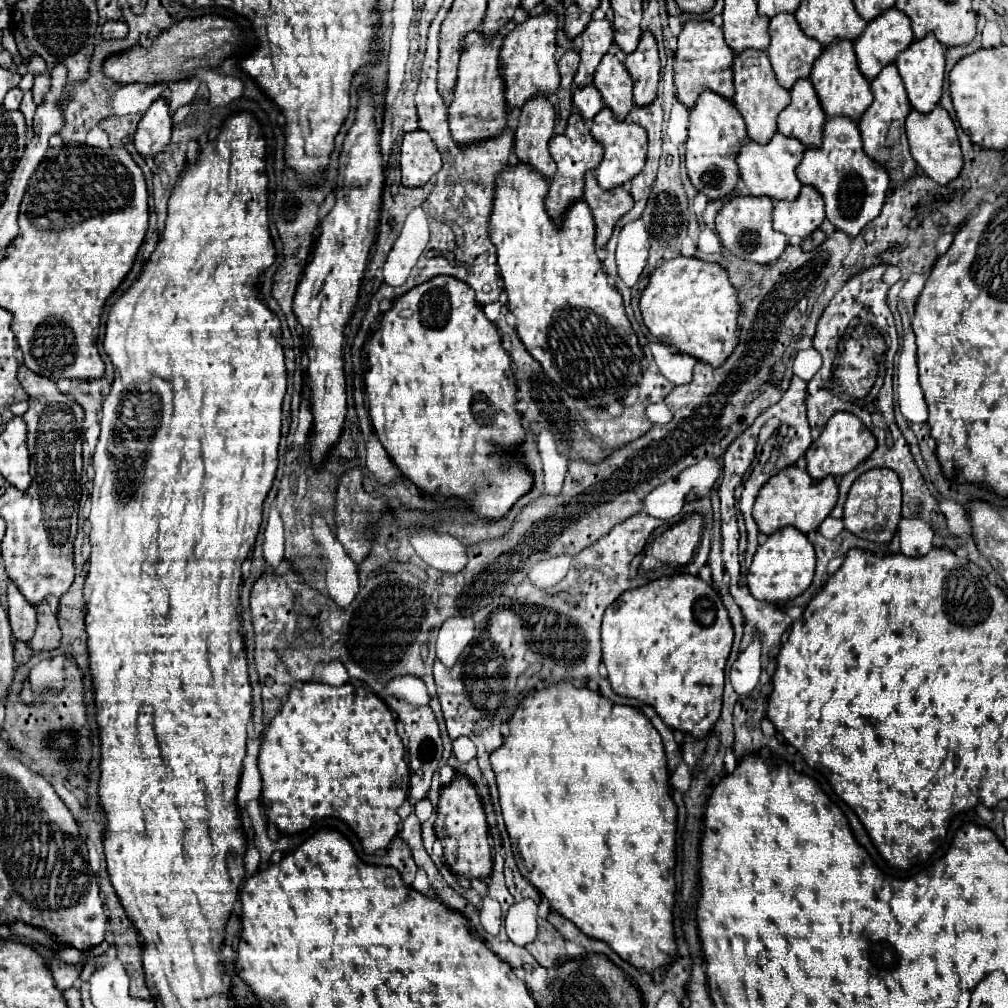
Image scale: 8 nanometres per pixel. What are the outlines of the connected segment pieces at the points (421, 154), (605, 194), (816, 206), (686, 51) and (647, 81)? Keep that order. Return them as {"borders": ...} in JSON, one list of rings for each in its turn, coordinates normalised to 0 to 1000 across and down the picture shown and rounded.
{"borders":[[[[410,129],[400,135],[398,143],[398,181],[412,187],[426,181],[438,167],[438,155],[428,135],[420,129]]],[[[582,171],[578,196],[584,202],[584,206],[588,210],[588,216],[590,216],[590,226],[592,226],[590,242],[594,246],[598,246],[602,242],[602,238],[606,236],[608,224],[612,222],[612,218],[628,206],[626,192],[618,185],[600,188],[592,183],[590,173]]],[[[797,185],[793,190],[793,198],[785,202],[777,202],[777,198],[769,200],[767,208],[767,226],[781,234],[803,234],[818,216],[818,202],[813,190],[805,185]]],[[[684,20],[678,24],[674,34],[674,44],[670,52],[670,87],[672,95],[682,107],[688,107],[691,95],[697,87],[705,87],[717,97],[727,97],[727,58],[729,52],[721,48],[717,40],[717,30],[703,20]]],[[[644,30],[638,32],[632,50],[622,54],[620,65],[622,65],[624,73],[630,79],[630,87],[628,87],[630,103],[632,105],[646,103],[648,97],[652,95],[656,60],[654,60],[652,40],[650,40],[650,36]]]]}

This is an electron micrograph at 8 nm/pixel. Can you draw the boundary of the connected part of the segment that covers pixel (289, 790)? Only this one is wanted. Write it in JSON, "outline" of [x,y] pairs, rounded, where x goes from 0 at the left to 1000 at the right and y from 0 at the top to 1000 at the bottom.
{"outline":[[[303,677],[299,683],[289,683],[287,687],[287,692],[285,696],[281,698],[279,706],[269,714],[263,730],[261,730],[261,738],[259,738],[259,744],[257,744],[257,766],[259,766],[259,772],[261,772],[261,800],[263,800],[263,808],[267,812],[267,815],[271,815],[277,825],[281,827],[293,827],[293,825],[301,825],[309,821],[313,816],[322,812],[334,812],[342,813],[350,825],[358,831],[360,835],[360,843],[362,845],[374,845],[374,843],[382,843],[386,839],[386,835],[394,829],[396,825],[396,808],[394,804],[398,802],[398,798],[402,796],[404,792],[404,786],[406,786],[406,762],[404,762],[404,756],[402,756],[402,740],[398,736],[398,730],[394,728],[394,716],[390,712],[390,706],[384,702],[384,698],[368,685],[364,685],[362,681],[350,681],[348,677],[340,679],[340,681],[326,681],[326,679],[320,679],[320,677]]]}

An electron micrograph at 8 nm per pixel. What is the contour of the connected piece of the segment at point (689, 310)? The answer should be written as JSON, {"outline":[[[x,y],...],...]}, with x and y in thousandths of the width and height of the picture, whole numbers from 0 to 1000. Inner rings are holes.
{"outline":[[[672,254],[650,266],[636,292],[634,304],[640,323],[652,337],[711,365],[731,343],[733,300],[729,300],[729,296],[731,290],[719,266],[688,254]]]}

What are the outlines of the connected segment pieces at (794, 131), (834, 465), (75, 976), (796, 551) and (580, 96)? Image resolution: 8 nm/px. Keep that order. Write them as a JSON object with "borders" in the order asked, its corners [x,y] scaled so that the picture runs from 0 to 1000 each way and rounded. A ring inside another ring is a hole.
{"borders":[[[[803,77],[791,79],[785,87],[785,101],[771,117],[771,127],[779,135],[795,139],[801,147],[813,145],[818,111]]],[[[828,409],[826,415],[818,421],[814,433],[803,442],[799,456],[801,468],[809,476],[816,476],[818,472],[836,472],[844,468],[852,458],[856,458],[870,442],[868,433],[856,423],[856,419],[842,409]]],[[[53,950],[49,958],[51,958],[53,970],[55,970],[55,976],[57,976],[59,982],[66,982],[66,980],[78,976],[80,962],[78,962],[76,958],[72,958],[72,956],[64,956],[64,954],[59,952],[59,950]]],[[[779,522],[765,530],[749,548],[743,569],[741,569],[741,581],[745,589],[755,597],[779,597],[795,587],[799,587],[807,575],[809,565],[809,546],[807,540],[801,536],[797,528],[791,524]]],[[[578,85],[578,87],[570,87],[568,91],[568,103],[574,107],[574,113],[580,119],[588,119],[590,113],[598,107],[598,99],[594,95],[594,91],[590,91],[590,85]]]]}

